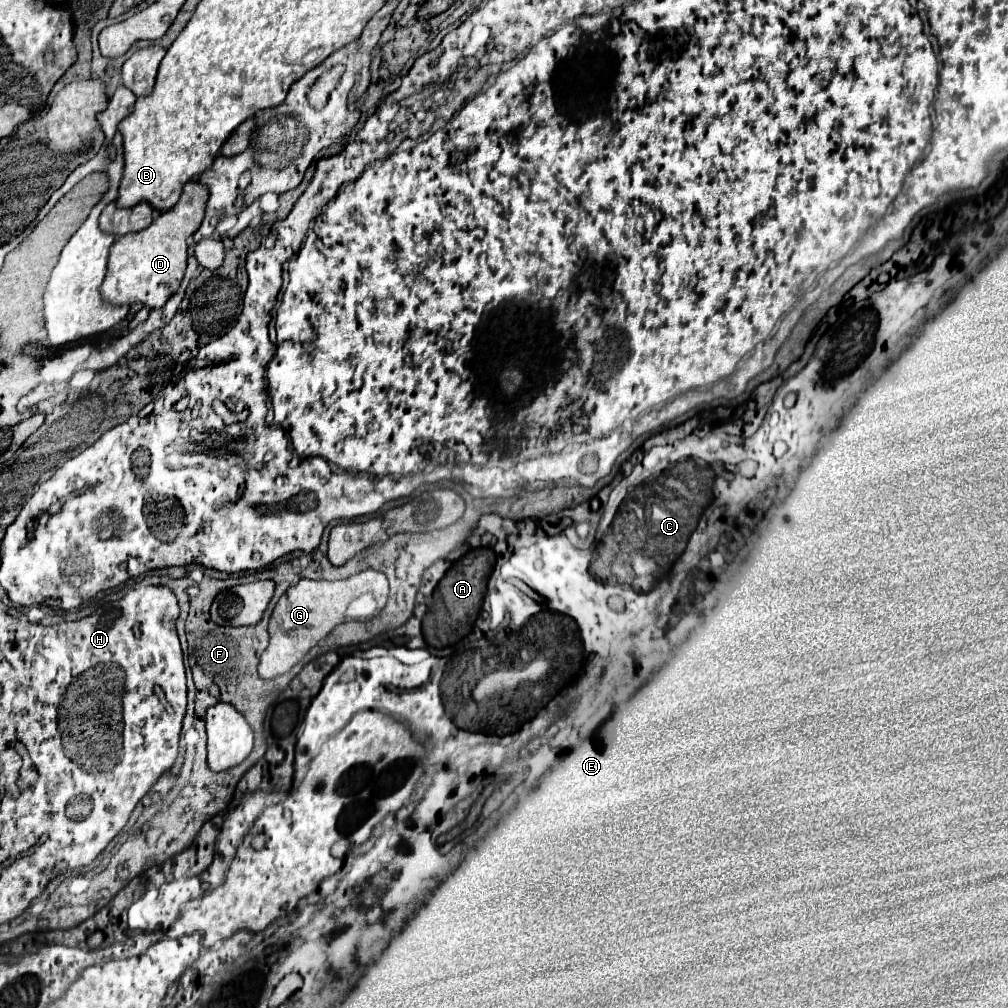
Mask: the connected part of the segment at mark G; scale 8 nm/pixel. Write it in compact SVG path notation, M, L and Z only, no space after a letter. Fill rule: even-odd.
M364 570L358 572L346 580L300 580L296 586L292 586L276 604L272 618L270 618L270 626L268 626L268 634L270 634L270 644L264 650L264 654L260 656L260 664L258 664L258 674L264 680L272 680L284 672L288 672L294 664L298 664L302 660L302 656L316 646L324 636L328 636L334 626L344 622L344 610L346 606L358 598L360 594L372 592L376 596L378 606L382 608L386 604L386 596L388 596L388 580L382 572L376 570Z

